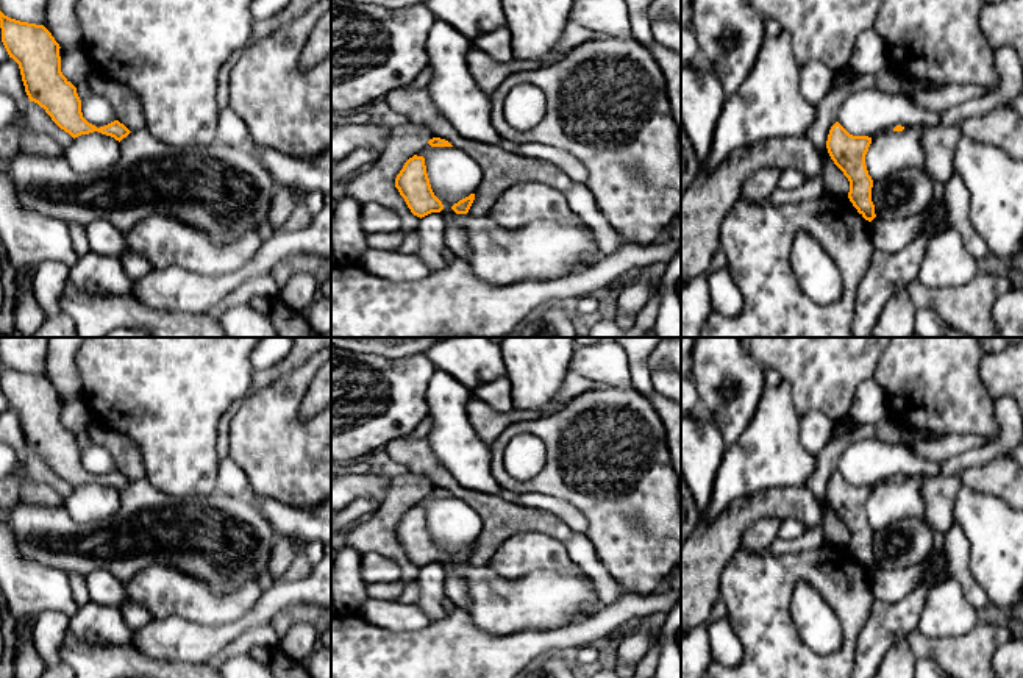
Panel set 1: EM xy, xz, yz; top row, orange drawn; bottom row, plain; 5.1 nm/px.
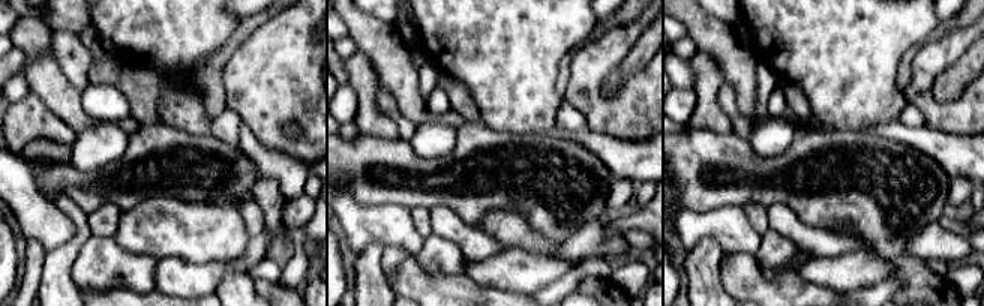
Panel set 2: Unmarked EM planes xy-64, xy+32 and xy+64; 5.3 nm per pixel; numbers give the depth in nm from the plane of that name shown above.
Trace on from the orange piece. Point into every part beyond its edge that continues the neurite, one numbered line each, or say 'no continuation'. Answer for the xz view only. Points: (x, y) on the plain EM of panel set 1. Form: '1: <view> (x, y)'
no continuation

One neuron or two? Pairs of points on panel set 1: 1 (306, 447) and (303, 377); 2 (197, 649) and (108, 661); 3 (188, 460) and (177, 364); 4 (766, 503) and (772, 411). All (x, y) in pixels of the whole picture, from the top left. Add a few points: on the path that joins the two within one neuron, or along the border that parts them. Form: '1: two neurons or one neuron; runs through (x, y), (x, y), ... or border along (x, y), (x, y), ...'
1: one neuron; runs through (291, 430), (291, 394)
2: two neurons; border along (133, 644), (147, 655), (181, 661)
3: one neuron; runs through (177, 436), (177, 388)
4: two neurons; border along (805, 488), (764, 488), (744, 494), (733, 502)

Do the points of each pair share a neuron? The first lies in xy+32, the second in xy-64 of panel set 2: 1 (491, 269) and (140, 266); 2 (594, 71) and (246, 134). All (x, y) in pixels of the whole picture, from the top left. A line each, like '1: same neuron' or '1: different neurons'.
1: different neurons
2: different neurons

